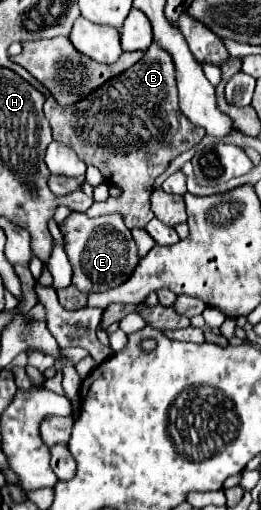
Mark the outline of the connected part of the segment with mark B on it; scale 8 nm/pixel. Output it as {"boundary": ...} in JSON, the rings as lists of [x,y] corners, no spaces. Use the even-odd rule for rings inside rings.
{"boundary":[[[151,44],[145,52],[145,58],[141,58],[131,70],[125,70],[123,74],[111,78],[111,82],[105,82],[91,98],[69,106],[61,108],[53,98],[47,98],[45,102],[45,118],[49,120],[53,128],[53,140],[61,140],[67,146],[71,146],[79,158],[85,164],[95,164],[105,180],[117,184],[123,188],[123,196],[117,200],[105,200],[105,202],[95,202],[87,214],[89,216],[103,216],[103,214],[113,214],[119,212],[125,218],[127,228],[145,228],[145,224],[155,216],[149,206],[149,196],[153,190],[153,182],[159,174],[163,174],[169,166],[169,162],[179,156],[181,152],[193,148],[195,144],[201,142],[205,130],[191,124],[179,110],[177,102],[177,84],[175,84],[175,64],[171,54],[167,54],[159,44]],[[91,140],[151,140],[145,144],[91,144]]]}

